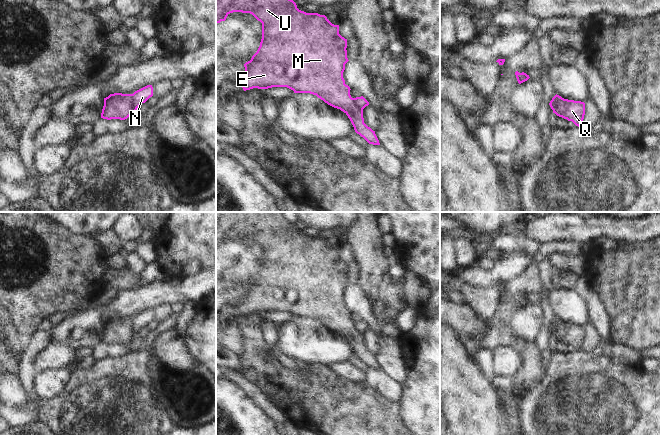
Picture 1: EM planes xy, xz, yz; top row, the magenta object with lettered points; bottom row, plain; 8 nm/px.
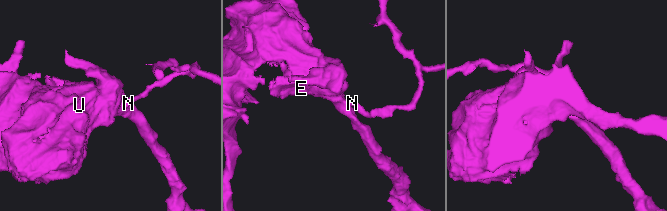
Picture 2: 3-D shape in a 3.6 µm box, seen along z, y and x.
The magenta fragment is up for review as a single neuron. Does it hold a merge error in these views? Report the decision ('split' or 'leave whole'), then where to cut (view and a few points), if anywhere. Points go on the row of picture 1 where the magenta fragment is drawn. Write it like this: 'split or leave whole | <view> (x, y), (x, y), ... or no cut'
split | xy (131, 94), (131, 108), (134, 111)

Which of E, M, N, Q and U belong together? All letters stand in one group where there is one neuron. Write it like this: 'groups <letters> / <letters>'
groups E M Q U / N

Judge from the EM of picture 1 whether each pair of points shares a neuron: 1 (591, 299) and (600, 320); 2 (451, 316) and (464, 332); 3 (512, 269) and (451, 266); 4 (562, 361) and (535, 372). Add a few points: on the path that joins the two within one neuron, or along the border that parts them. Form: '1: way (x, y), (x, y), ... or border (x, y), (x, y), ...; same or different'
1: way (594, 304), (598, 315); same
2: way (455, 320), (463, 328); same
3: border (457, 269), (454, 273); different
4: border (546, 369), (543, 378), (532, 388); different

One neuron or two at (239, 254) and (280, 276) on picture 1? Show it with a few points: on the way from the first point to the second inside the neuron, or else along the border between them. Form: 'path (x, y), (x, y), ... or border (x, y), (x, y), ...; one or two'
path (249, 256), (260, 267), (270, 267); one

